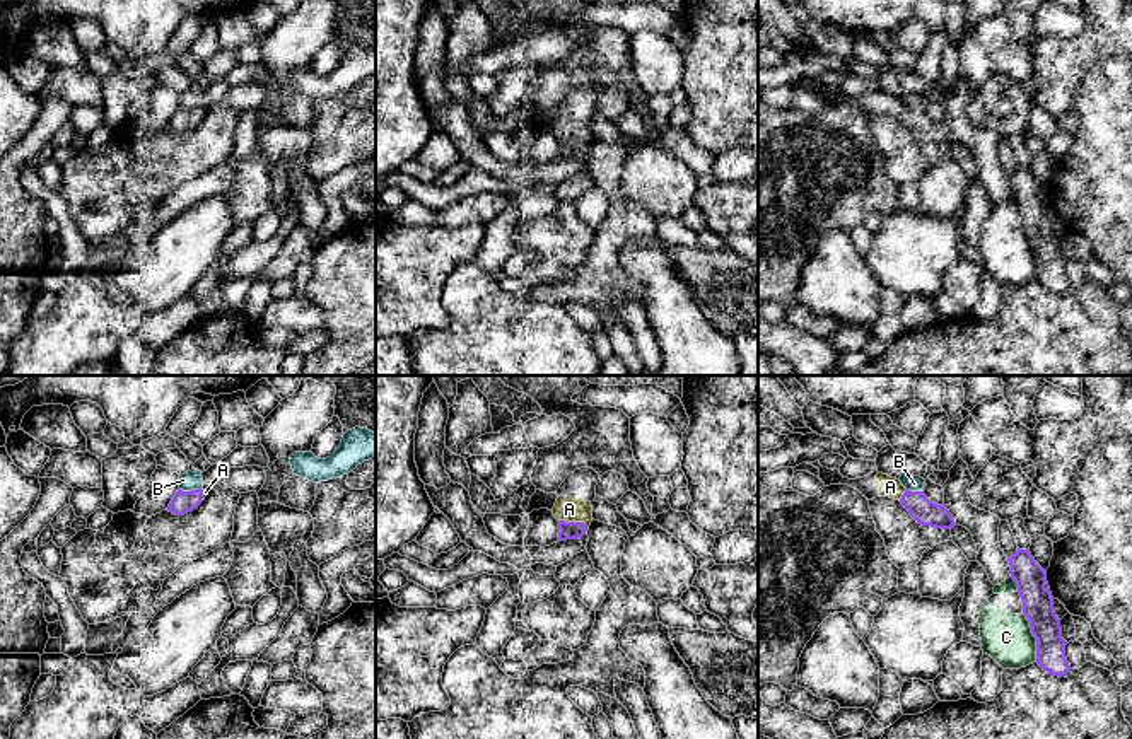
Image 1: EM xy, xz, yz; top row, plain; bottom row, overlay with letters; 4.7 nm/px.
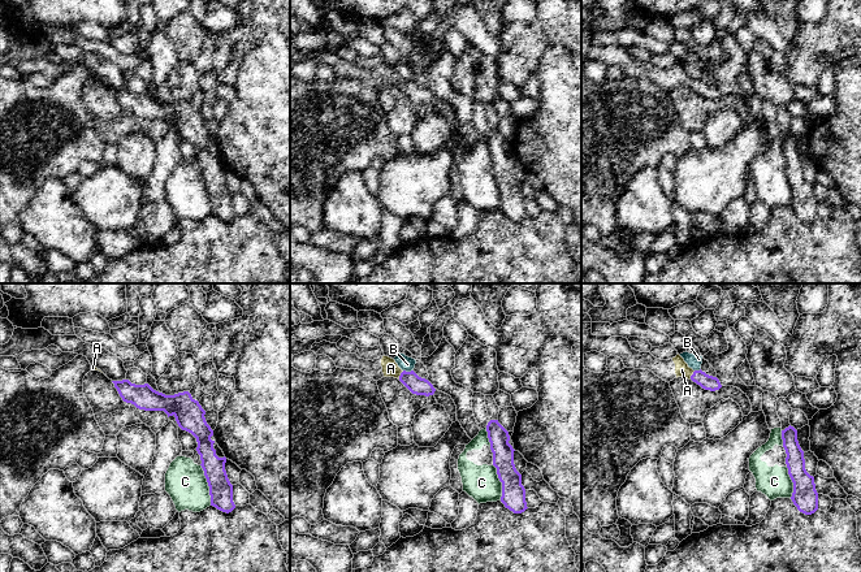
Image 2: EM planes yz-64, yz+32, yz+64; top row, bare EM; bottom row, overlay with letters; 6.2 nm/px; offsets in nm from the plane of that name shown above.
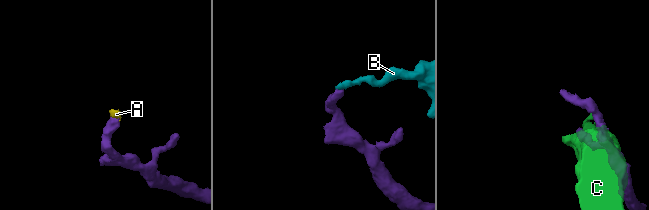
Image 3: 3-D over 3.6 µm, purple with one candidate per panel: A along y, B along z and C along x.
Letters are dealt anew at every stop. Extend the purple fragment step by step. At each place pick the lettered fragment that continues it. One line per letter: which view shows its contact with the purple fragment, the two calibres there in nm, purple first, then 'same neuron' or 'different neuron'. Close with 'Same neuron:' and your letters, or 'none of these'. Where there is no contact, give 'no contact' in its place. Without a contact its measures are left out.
A: meets purple in xz; 80 nm thick on the purple side, 120 nm on the other; same neuron
B: meets purple in xy; 110 nm thick on the purple side, 90 nm on the other; different neuron
C: meets purple in yz; 140 nm thick on the purple side, 240 nm on the other; different neuron
Same neuron: A

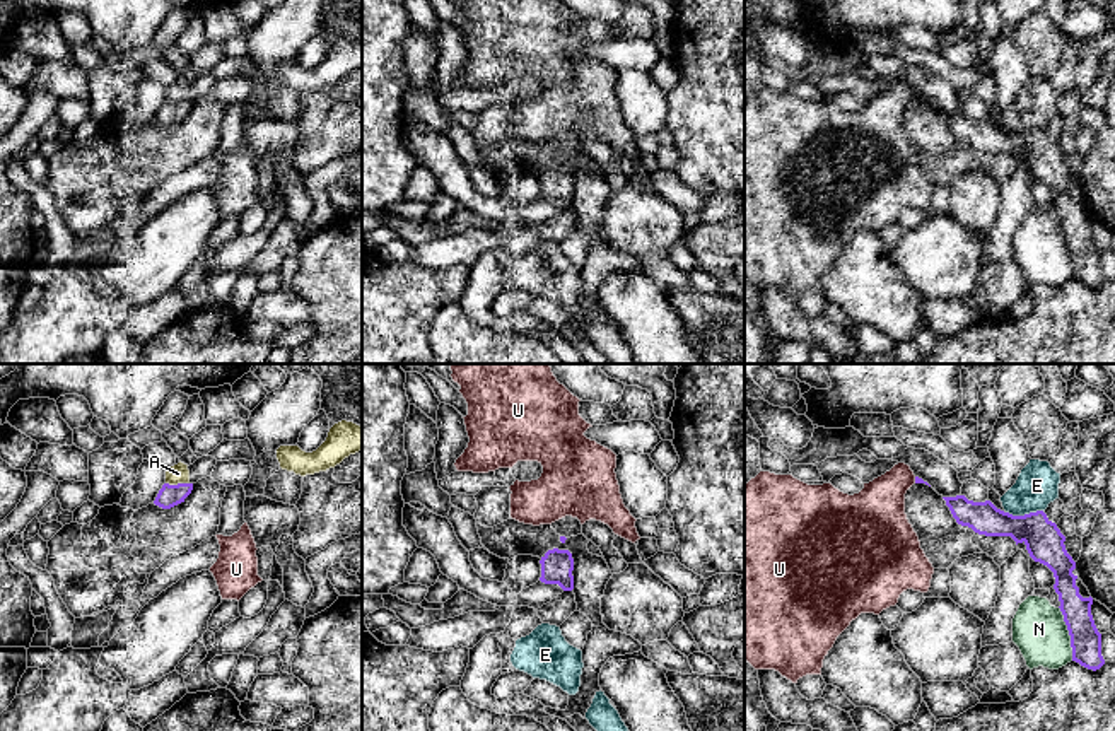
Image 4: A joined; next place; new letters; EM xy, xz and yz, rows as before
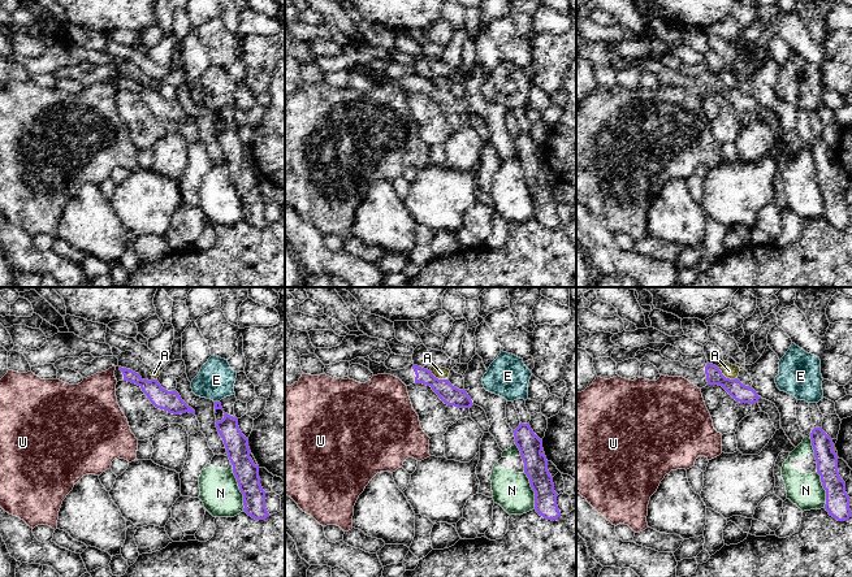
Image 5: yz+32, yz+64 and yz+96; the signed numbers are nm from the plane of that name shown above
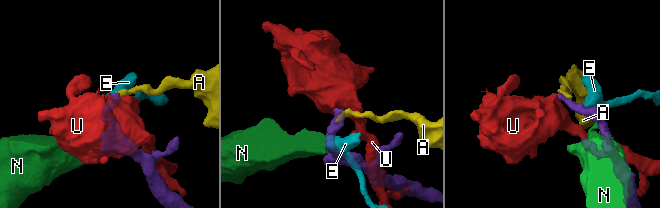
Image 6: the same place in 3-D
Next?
A: meets purple in xy; 110 nm thick on the purple side, 90 nm on the other; different neuron
E: meets purple in yz; 180 nm thick on the purple side, 200 nm on the other; different neuron
N: meets purple in yz; 140 nm thick on the purple side, 260 nm on the other; different neuron
U: meets purple in yz; 30 nm thick on the purple side, 280 nm on the other; different neuron
Same neuron: none of these

